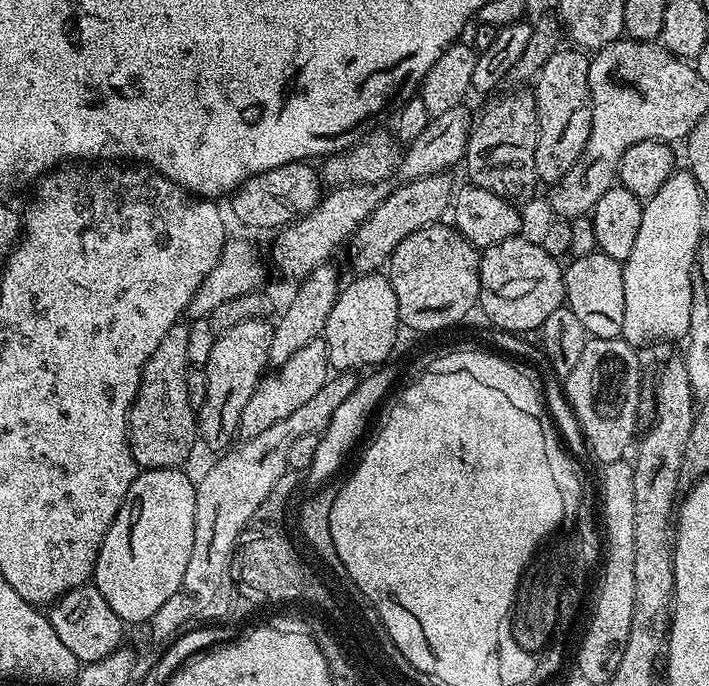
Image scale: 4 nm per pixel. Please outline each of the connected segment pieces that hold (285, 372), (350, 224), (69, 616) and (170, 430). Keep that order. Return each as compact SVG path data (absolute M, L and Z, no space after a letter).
M323 338L311 340L309 344L302 346L302 350L298 350L298 354L294 354L294 358L290 358L285 364L260 377L250 402L246 402L246 407L242 410L239 435L247 438L254 434L262 434L262 430L274 426L274 422L290 418L290 414L294 414L298 406L304 405L314 394L318 394L318 390L322 390L329 375L326 342Z
M395 179L379 180L377 184L349 184L336 186L331 189L329 194L321 195L320 205L314 210L310 210L310 214L306 214L300 220L296 220L292 224L286 224L283 228L275 233L276 241L272 244L272 260L276 263L276 268L284 276L296 276L295 278L303 278L312 273L319 264L327 263L331 258L332 251L343 245L349 238L355 236L357 228L364 223L366 218L370 218L372 211L381 204L386 198L390 198L390 194L398 186Z
M91 583L70 590L66 595L61 596L51 605L47 617L54 626L58 638L62 638L66 650L70 650L70 654L77 656L81 665L98 662L106 658L106 654L116 651L121 647L123 640L120 639L126 631L124 621L118 618L118 614L114 614L114 610L110 610L106 598L102 598L100 591Z
M178 322L166 330L166 338L154 350L152 357L145 362L140 370L140 385L136 401L128 412L128 445L132 447L132 456L141 469L150 468L180 468L183 460L192 452L192 447L198 444L198 412L188 394L189 362L186 354L186 338L188 324Z

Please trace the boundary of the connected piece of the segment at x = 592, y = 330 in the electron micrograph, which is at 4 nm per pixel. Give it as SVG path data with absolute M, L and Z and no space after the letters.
M599 250L585 256L577 256L571 262L572 265L564 268L566 305L578 316L589 337L597 340L617 339L623 330L626 309L623 263Z

